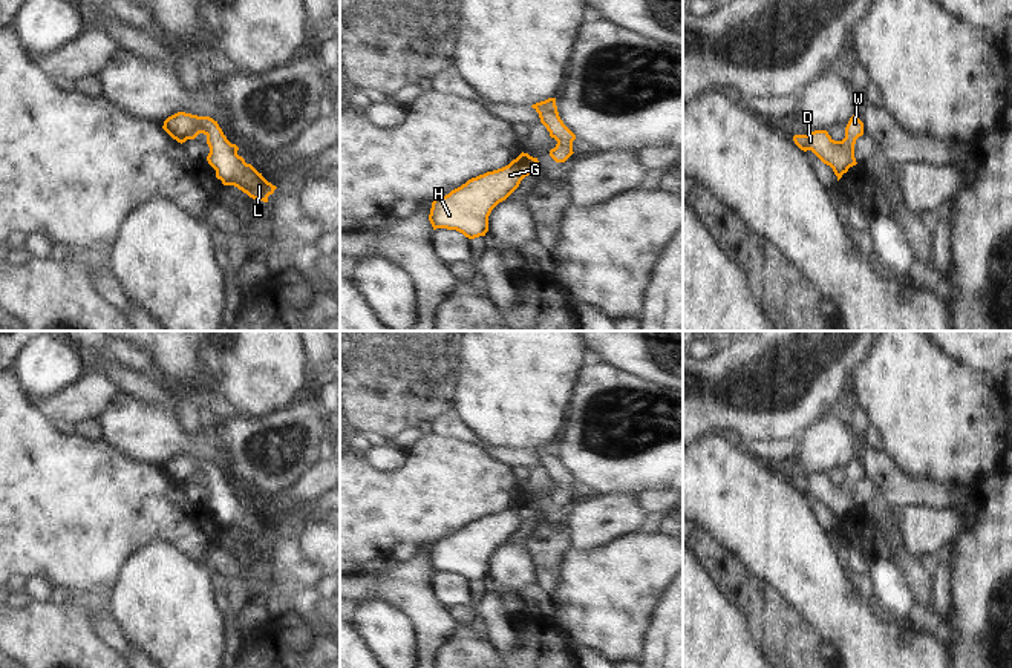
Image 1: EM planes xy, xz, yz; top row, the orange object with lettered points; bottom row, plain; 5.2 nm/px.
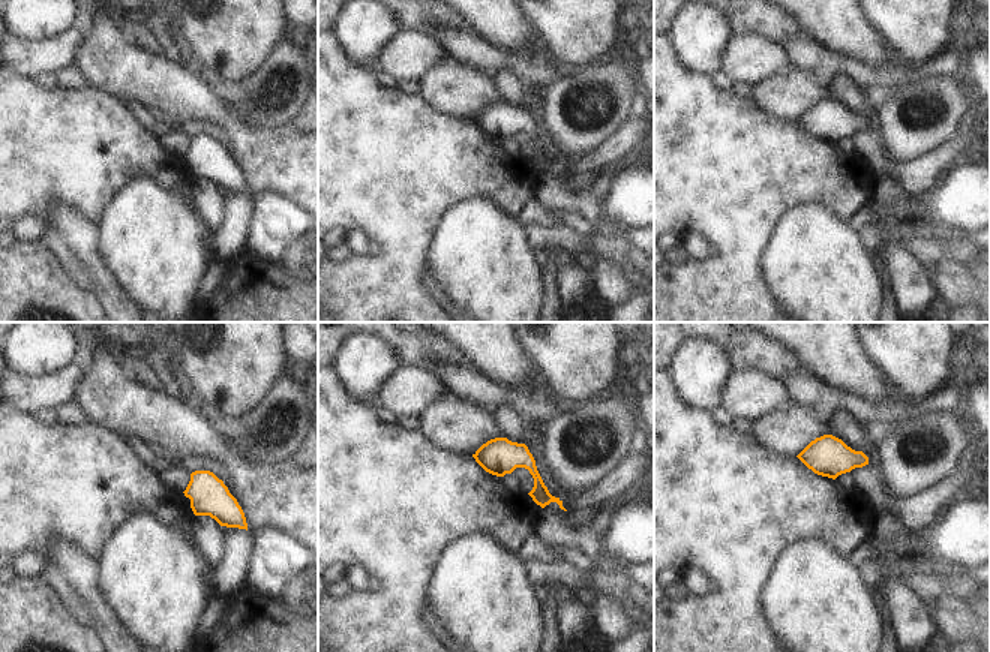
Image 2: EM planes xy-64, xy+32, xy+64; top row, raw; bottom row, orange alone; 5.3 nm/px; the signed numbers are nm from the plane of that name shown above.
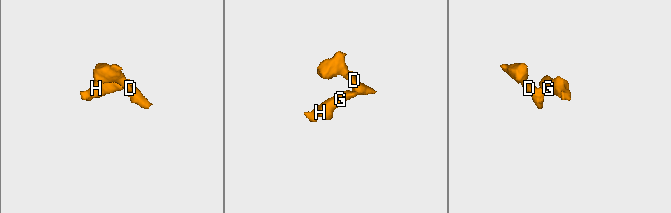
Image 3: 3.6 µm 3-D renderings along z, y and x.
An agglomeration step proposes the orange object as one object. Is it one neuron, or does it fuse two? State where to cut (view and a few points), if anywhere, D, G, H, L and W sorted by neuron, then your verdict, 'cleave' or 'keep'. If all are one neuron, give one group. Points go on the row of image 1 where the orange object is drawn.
no cut; D G H L W; keep

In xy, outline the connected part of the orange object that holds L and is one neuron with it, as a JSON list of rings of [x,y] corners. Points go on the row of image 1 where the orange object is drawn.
[[[178,112],[164,121],[162,129],[181,144],[204,133],[210,147],[207,161],[224,185],[234,185],[250,198],[263,202],[268,202],[268,196],[277,188],[237,155],[239,147],[227,139],[213,118]]]

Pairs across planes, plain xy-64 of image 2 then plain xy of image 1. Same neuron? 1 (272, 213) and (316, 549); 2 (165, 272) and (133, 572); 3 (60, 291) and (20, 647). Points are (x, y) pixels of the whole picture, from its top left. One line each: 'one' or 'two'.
1: two
2: one
3: one

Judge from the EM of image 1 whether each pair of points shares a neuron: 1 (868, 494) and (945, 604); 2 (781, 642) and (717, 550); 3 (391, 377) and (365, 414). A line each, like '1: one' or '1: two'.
1: two
2: one
3: one

